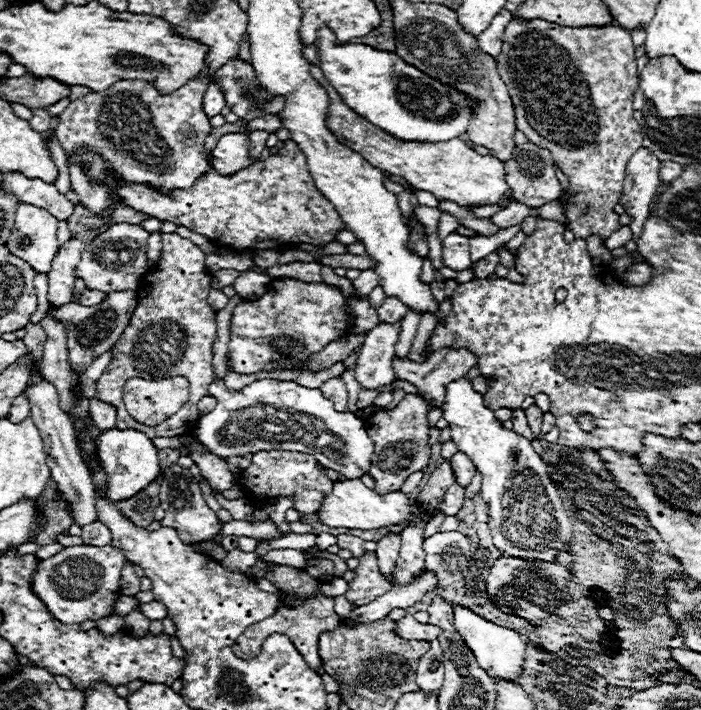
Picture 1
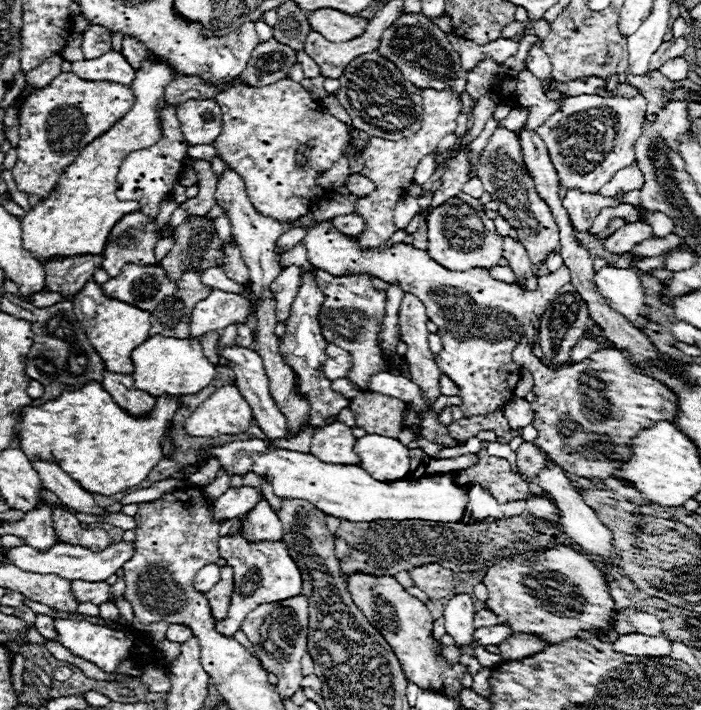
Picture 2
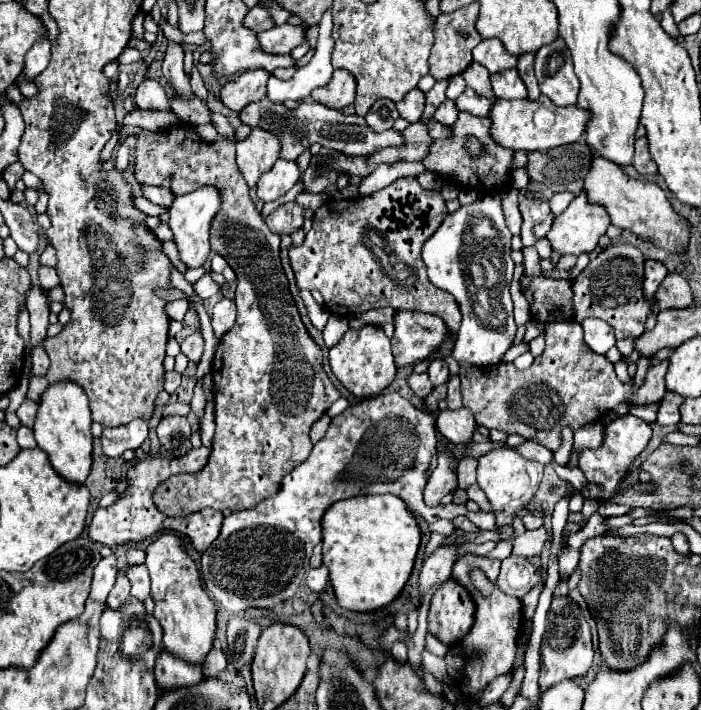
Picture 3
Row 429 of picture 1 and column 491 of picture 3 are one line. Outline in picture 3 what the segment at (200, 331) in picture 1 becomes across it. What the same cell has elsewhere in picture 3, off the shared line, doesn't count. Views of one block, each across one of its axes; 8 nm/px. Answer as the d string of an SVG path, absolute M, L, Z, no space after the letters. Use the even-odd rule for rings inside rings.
M460 112L458 114L458 120L456 124L452 126L452 134L450 138L444 138L444 140L434 140L430 144L430 150L428 154L422 158L422 164L430 170L430 172L436 172L440 176L446 176L448 180L454 180L456 184L460 184L462 188L474 188L478 194L486 196L486 194L496 194L496 192L502 192L510 186L510 176L514 172L512 164L514 164L514 150L510 148L504 148L500 146L492 134L490 134L490 126L492 126L492 120L488 118L482 118L482 116L470 116L468 112ZM468 136L476 136L486 148L488 148L488 154L480 156L480 158L470 158L466 152L464 152L464 140Z

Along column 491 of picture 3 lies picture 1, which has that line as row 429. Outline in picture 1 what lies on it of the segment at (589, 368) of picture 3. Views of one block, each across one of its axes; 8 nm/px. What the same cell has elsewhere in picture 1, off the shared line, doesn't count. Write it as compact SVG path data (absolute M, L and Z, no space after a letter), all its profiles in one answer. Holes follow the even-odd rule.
M406 394L404 400L390 412L378 412L364 420L368 436L372 438L376 450L370 462L368 474L374 480L374 490L378 494L396 492L402 488L404 480L428 466L430 460L430 444L428 444L428 416L426 402L416 394Z

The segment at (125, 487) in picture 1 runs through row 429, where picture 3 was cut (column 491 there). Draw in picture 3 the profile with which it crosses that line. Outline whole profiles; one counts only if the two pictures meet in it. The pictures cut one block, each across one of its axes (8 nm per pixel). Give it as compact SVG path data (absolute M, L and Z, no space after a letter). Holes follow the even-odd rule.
M542 94L536 102L530 102L526 98L524 100L500 100L498 98L490 112L490 118L492 118L492 136L496 136L498 144L504 144L506 148L512 148L512 150L544 152L556 146L578 142L586 134L586 126L592 114L578 106L558 108Z

